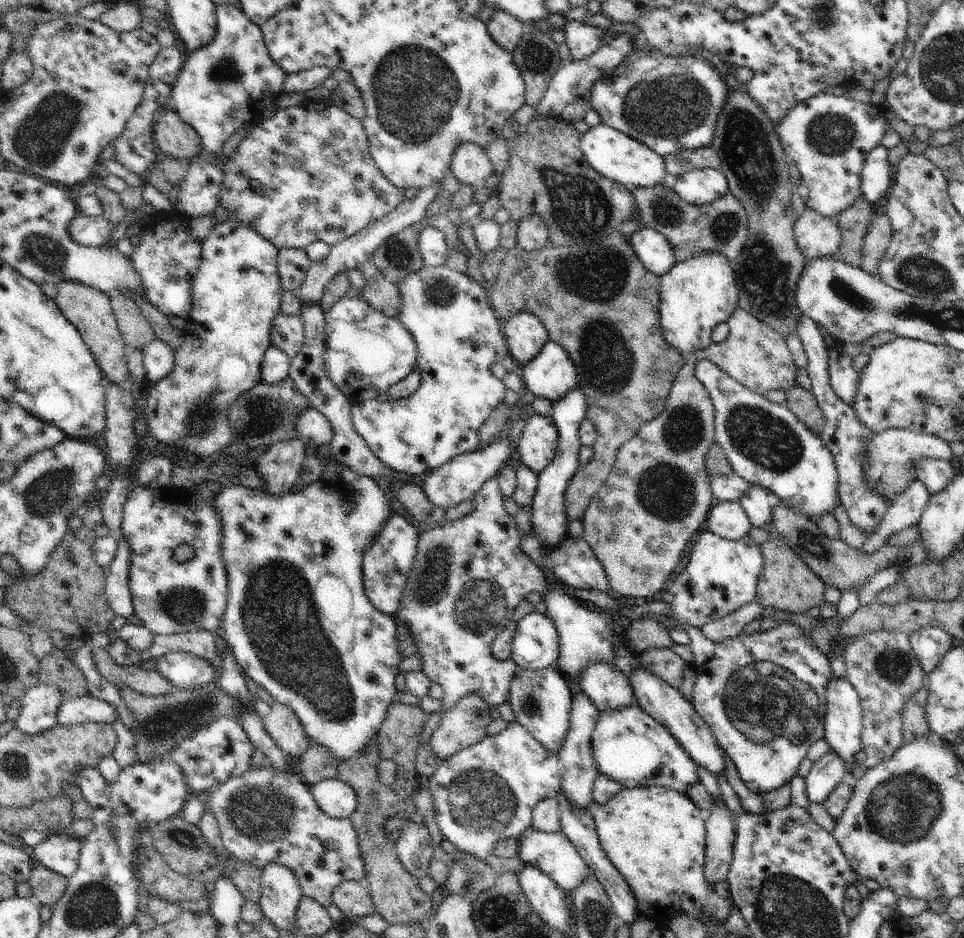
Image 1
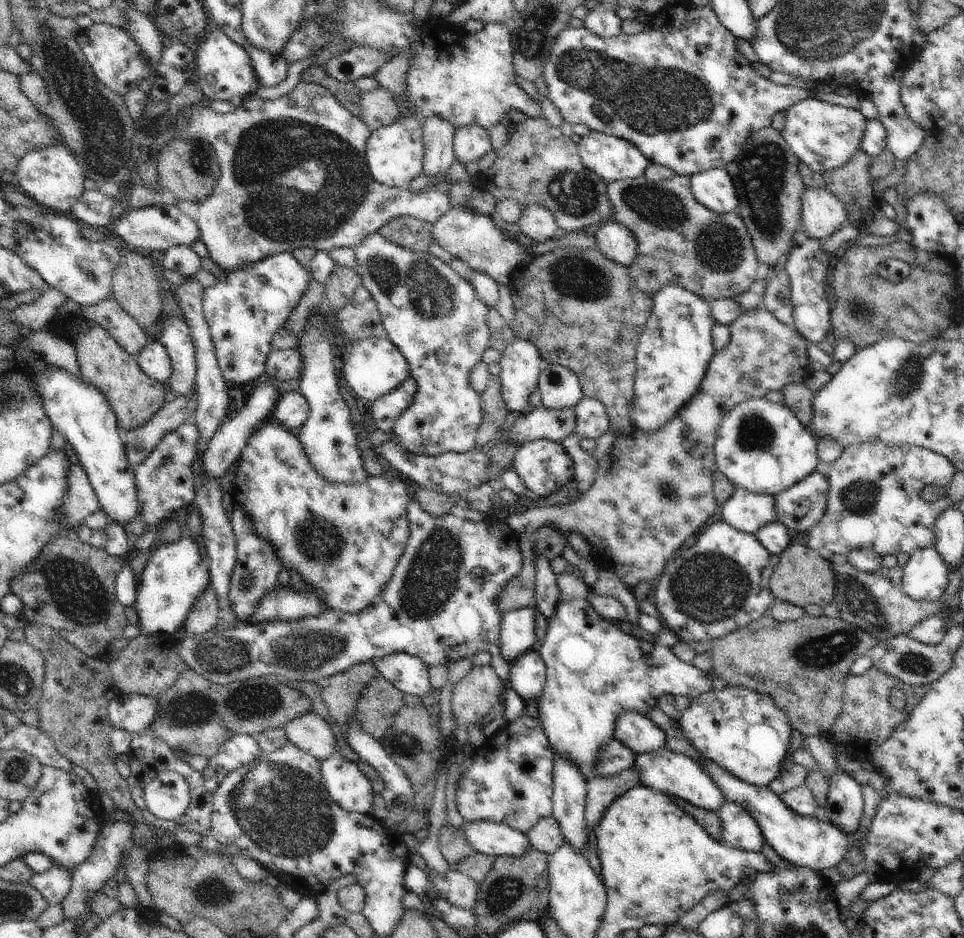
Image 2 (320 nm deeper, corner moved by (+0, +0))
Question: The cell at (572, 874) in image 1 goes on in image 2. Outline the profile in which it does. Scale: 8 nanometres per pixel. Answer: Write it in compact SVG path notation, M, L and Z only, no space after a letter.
M494 821L465 823L463 831L474 853L480 852L498 858L500 855L517 857L528 849L532 850L525 834Z

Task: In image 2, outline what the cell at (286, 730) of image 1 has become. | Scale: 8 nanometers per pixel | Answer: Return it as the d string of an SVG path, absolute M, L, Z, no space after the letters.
M310 712L291 720L283 727L290 744L296 745L319 761L336 750L336 736L320 714Z

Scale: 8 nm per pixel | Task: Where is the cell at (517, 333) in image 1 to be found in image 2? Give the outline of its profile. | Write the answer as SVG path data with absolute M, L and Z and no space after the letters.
M516 338L498 355L501 371L501 397L510 412L524 414L532 392L539 384L544 361L539 350L531 343Z

